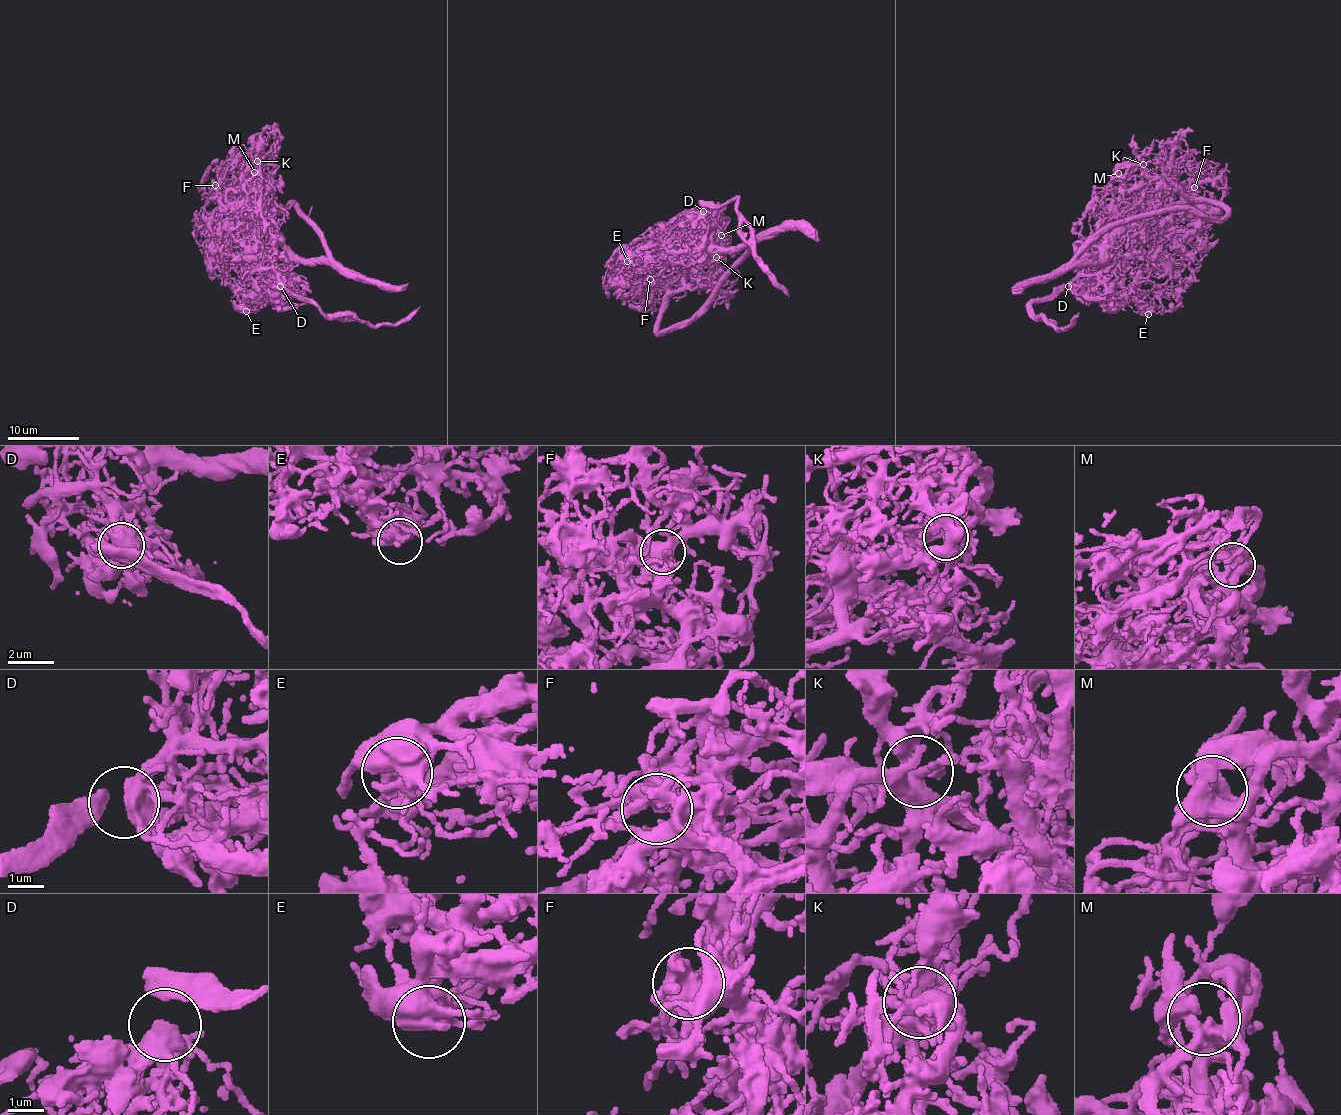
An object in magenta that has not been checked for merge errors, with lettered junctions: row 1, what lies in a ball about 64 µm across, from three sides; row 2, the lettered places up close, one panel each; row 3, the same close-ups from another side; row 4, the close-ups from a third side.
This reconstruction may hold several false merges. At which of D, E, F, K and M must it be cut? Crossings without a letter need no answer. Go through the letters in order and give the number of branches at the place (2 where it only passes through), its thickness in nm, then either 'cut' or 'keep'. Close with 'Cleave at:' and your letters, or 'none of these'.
D: 6 | 480 nm | keep
E: 5 | 550 nm | keep
F: 5 | 480 nm | keep
K: 9 | 420 nm | keep
M: 5 | 460 nm | keep
Cleave at: none of these

